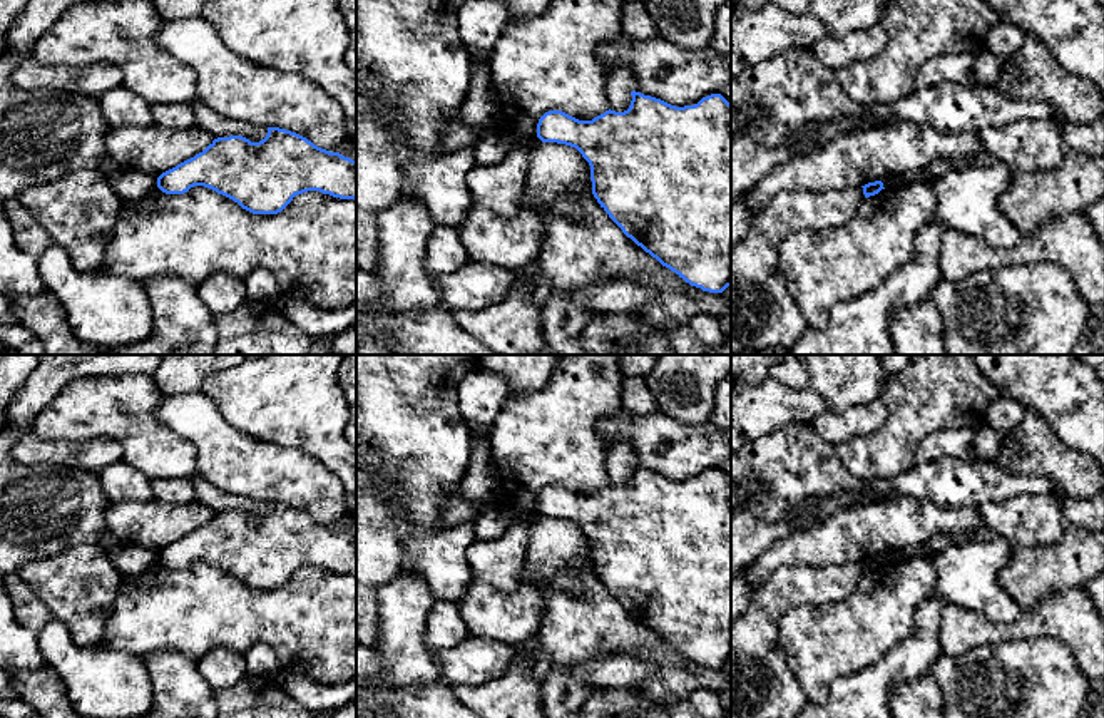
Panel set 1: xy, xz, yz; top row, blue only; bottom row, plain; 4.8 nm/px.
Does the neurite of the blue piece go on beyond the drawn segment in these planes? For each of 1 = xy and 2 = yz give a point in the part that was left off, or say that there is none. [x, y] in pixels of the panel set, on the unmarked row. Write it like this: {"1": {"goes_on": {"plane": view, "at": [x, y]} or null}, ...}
{"1": {"goes_on": null}, "2": {"goes_on": null}}

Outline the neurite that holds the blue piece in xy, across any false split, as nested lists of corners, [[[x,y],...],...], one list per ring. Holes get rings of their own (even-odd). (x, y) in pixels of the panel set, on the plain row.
[[[268,502],[259,517],[243,510],[217,512],[202,527],[157,552],[157,562],[166,569],[184,569],[194,561],[209,562],[253,589],[278,589],[294,571],[308,566],[356,574],[356,536],[321,524],[296,507]]]

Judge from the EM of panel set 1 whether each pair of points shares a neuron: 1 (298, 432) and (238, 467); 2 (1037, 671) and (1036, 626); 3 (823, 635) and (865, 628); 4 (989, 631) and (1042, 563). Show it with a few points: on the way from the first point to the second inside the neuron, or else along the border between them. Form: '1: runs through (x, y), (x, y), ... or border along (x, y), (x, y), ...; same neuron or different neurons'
1: border along (240, 430), (263, 441), (300, 447), (313, 459); different neurons
2: border along (997, 641), (1052, 636), (1073, 651); different neurons
3: runs through (833, 635), (852, 635), (855, 631); same neuron
4: border along (1058, 593), (1046, 594), (1022, 613); different neurons

